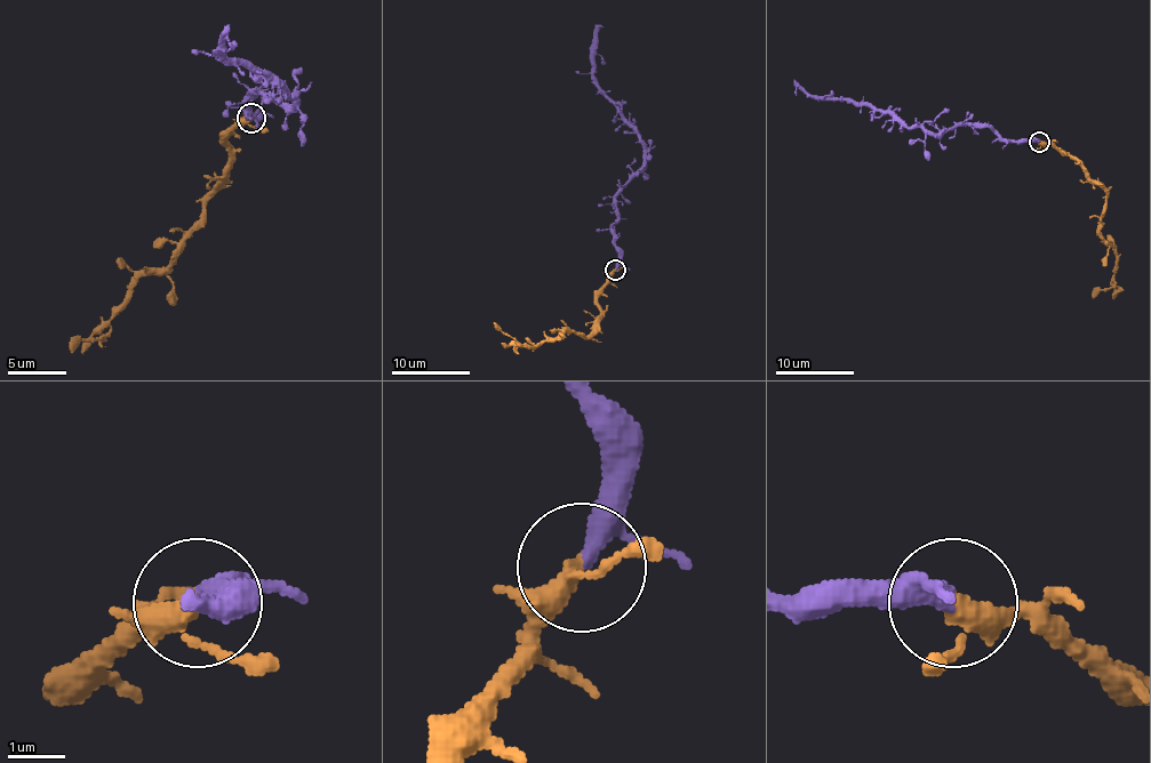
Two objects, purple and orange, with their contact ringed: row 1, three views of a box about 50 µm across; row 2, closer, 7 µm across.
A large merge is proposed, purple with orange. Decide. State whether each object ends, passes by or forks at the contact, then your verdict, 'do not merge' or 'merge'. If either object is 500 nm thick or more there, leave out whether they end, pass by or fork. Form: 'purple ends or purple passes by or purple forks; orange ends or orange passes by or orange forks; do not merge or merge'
purple passes by; orange passes by; merge

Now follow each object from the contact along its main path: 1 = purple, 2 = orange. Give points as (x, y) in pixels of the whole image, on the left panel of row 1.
1: (252, 119), (249, 104), (255, 91), (290, 106), (293, 95), (220, 54), (225, 35), (234, 48)
2: (252, 119), (225, 139), (228, 175), (205, 198), (205, 222), (164, 268), (136, 281), (98, 337), (69, 348)

